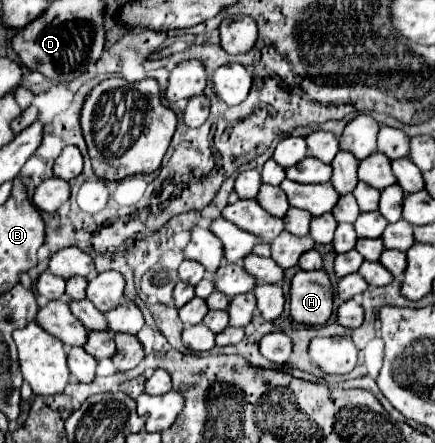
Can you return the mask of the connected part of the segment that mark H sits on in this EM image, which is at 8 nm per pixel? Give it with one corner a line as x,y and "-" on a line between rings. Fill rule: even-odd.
298,271
290,287
290,315
296,323
322,325
332,315
332,283
326,271

